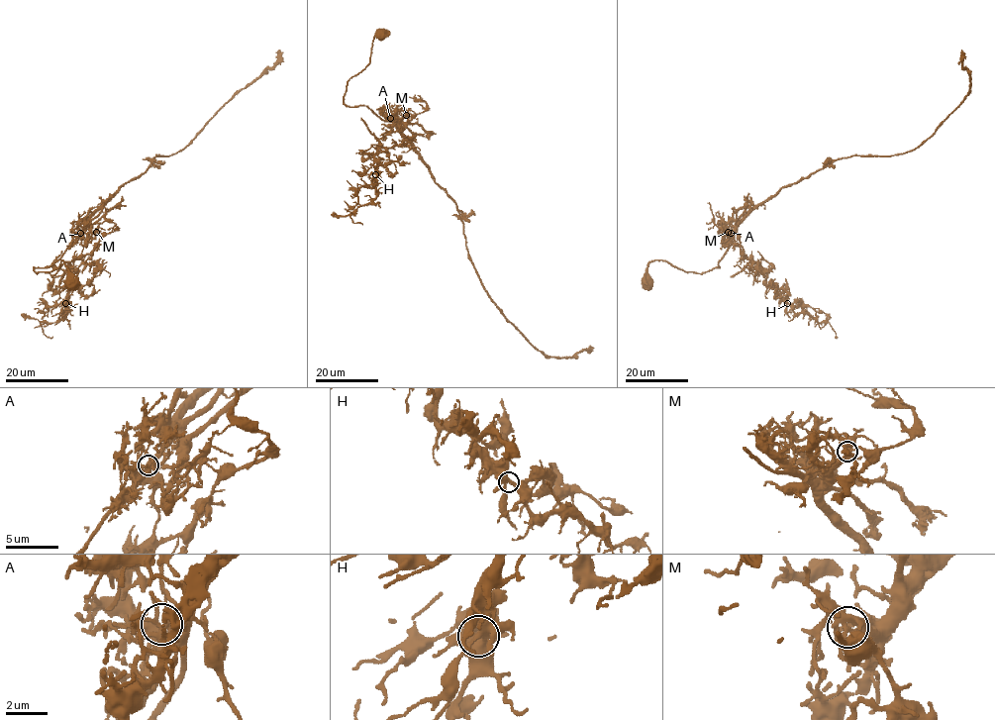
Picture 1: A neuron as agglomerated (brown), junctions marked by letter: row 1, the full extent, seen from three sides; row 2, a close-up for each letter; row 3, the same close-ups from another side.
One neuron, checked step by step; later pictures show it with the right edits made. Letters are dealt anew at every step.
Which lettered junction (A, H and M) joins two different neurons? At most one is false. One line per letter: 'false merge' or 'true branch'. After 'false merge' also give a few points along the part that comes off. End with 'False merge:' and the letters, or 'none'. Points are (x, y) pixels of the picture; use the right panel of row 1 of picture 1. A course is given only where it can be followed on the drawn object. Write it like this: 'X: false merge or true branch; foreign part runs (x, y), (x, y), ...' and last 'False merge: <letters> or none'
A: true branch
H: true branch
M: false merge; foreign part runs (727, 231), (743, 254), (766, 273), (766, 285), (776, 290), (795, 313), (829, 322), (837, 337)
False merge: M

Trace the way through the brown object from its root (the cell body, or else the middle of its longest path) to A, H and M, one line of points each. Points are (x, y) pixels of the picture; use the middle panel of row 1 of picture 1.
A: (380, 35), (373, 38), (368, 64), (348, 82), (344, 102), (349, 106), (366, 106), (383, 121), (390, 118)
H: (380, 35), (344, 97), (346, 105), (366, 106), (393, 123), (369, 154), (375, 174)
M: (380, 35), (373, 38), (368, 64), (348, 82), (344, 102), (366, 106), (384, 121), (400, 121), (406, 114)

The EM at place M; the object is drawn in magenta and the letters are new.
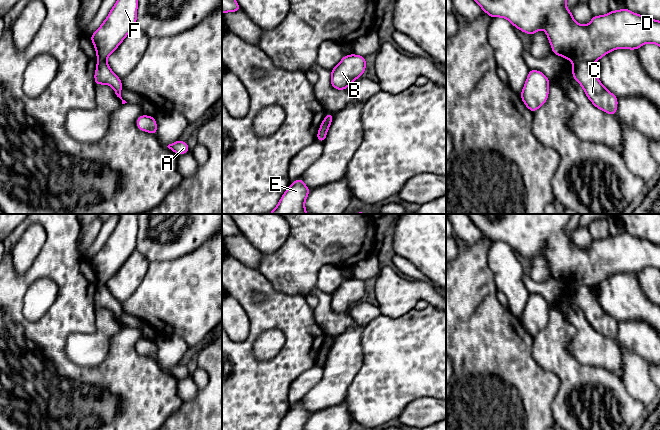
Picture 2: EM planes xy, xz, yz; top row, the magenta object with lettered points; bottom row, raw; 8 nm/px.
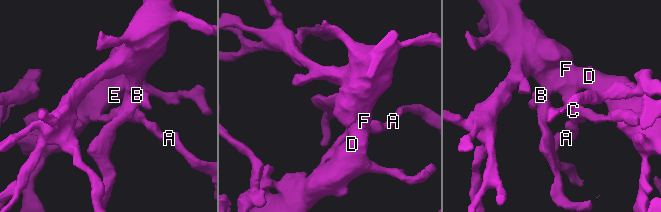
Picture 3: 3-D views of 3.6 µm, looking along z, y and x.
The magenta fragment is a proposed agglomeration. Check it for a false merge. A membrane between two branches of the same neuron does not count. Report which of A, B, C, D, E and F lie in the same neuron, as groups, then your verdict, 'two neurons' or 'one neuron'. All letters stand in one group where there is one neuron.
groups A C / B D E F; two neurons

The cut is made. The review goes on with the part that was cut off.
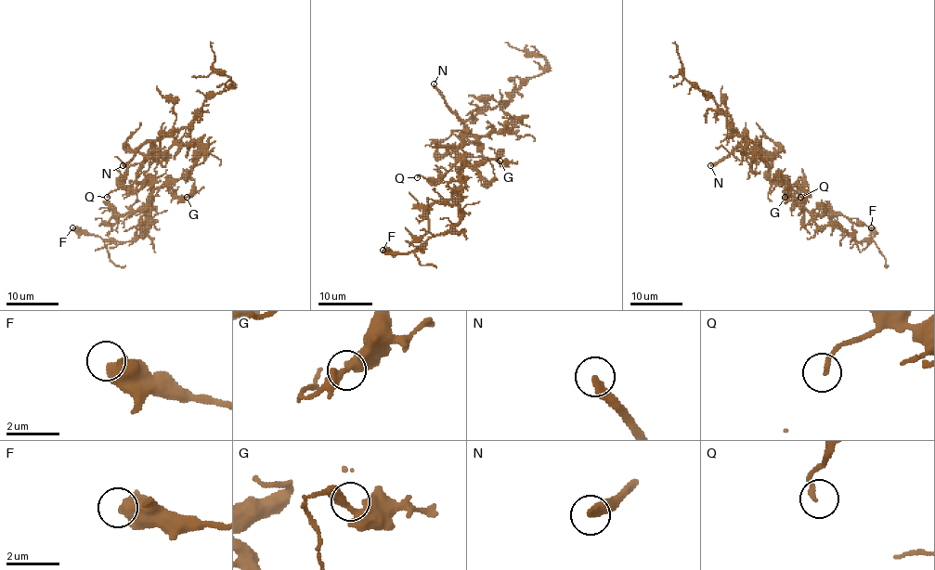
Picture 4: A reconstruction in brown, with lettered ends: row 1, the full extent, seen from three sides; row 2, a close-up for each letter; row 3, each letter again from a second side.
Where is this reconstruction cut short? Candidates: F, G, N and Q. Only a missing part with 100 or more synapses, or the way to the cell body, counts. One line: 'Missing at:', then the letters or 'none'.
Missing at: N

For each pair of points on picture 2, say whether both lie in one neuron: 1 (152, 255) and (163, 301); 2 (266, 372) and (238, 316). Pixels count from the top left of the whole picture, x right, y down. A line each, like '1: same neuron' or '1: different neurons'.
1: different neurons
2: different neurons

